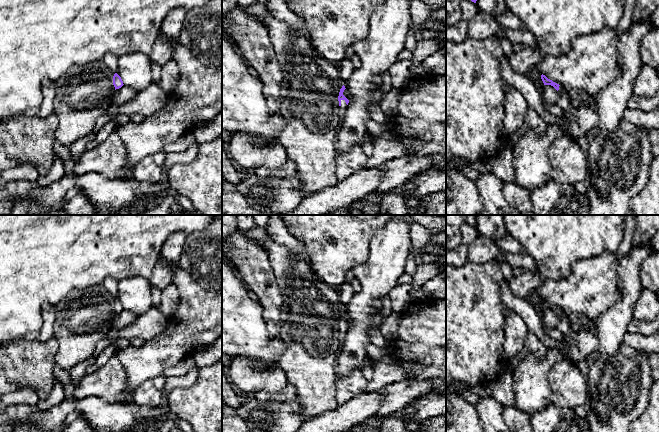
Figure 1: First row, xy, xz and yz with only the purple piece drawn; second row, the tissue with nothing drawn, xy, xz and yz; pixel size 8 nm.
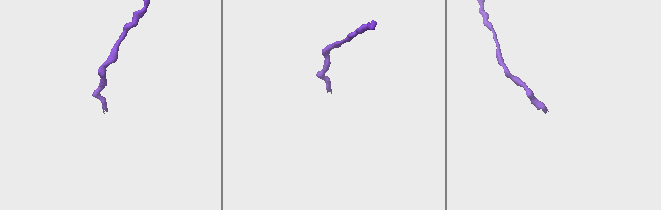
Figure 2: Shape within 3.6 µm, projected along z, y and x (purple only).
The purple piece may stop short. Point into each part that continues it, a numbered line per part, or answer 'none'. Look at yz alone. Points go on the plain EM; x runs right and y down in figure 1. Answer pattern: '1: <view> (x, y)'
none

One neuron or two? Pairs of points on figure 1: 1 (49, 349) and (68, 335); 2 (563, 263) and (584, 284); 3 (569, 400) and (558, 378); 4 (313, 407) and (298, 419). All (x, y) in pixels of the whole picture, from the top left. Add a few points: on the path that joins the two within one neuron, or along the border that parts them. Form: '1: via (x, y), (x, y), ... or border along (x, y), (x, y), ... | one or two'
1: border along (54, 336), (57, 342), (55, 364) | two
2: border along (590, 257), (577, 260), (567, 276), (548, 279) | two
3: via (569, 395), (569, 389), (563, 383) | one
4: border along (296, 396), (301, 405), (301, 415), (305, 420) | two

